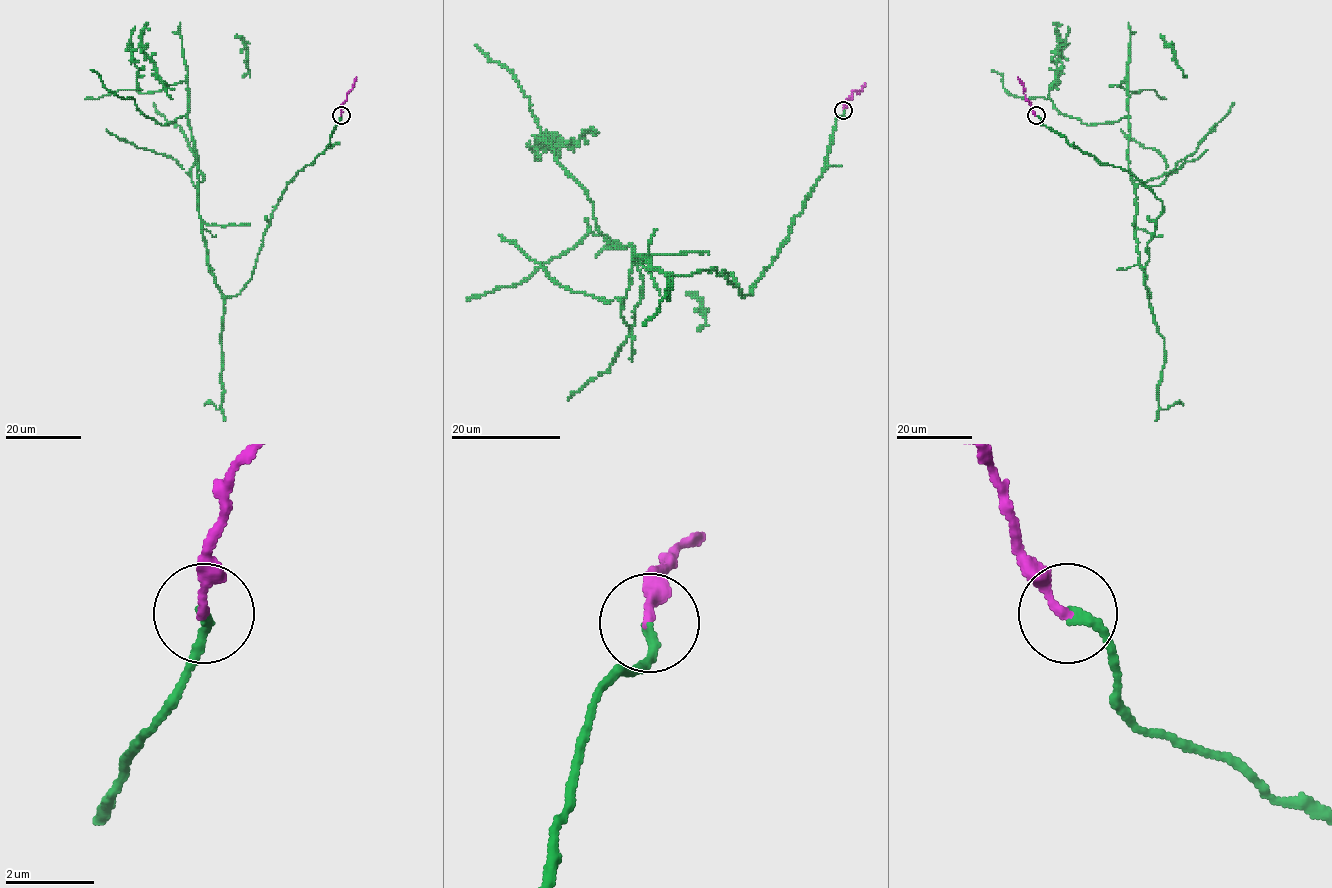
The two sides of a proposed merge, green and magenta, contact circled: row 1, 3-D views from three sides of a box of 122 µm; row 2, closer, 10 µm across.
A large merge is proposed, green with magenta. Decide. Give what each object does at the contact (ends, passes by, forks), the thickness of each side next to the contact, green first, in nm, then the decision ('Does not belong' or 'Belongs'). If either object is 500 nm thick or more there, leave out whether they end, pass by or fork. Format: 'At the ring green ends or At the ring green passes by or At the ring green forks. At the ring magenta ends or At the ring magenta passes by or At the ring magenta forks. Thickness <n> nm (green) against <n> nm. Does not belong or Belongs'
At the ring green ends. At the ring magenta ends. Thickness 200 nm (green) against 200 nm. Belongs

